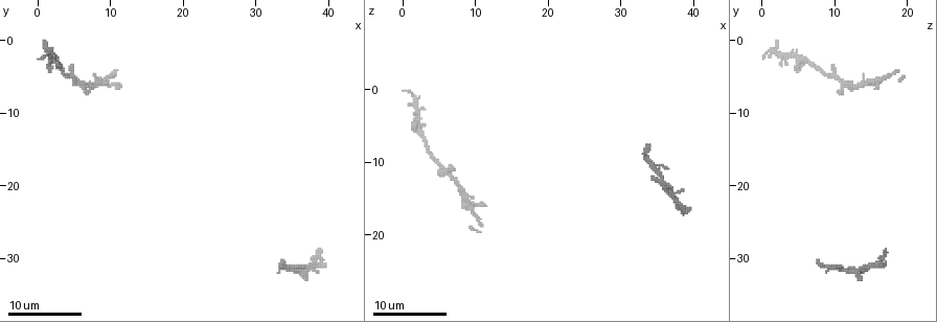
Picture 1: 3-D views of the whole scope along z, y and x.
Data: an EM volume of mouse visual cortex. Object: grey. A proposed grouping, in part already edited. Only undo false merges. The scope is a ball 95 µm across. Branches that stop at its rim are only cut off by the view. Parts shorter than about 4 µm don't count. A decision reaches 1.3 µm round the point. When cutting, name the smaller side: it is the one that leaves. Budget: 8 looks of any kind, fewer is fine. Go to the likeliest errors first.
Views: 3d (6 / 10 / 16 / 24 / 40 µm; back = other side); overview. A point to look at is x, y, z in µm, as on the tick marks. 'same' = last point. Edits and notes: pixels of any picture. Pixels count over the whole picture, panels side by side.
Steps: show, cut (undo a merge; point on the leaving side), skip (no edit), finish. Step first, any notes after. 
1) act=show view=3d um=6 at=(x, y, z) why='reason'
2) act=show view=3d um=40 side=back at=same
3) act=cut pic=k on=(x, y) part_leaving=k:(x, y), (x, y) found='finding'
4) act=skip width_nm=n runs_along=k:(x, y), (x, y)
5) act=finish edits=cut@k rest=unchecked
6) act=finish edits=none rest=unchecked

act=show view=3d um=16 at=(2.0, 1.5, 1.0) why='sudden change in width'

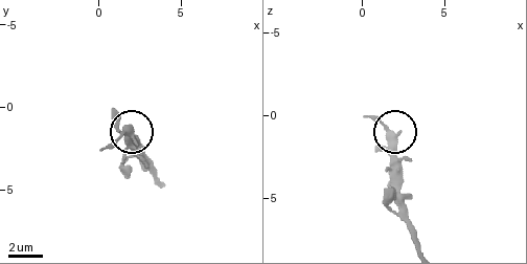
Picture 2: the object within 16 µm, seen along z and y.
act=skip width_nm=330 runs_along=2:(418, 244), (395, 184), (395, 138), (367, 117) found='one neuron here'

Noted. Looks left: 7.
act=show view=3d um=16 at=(8.5, 5.5, 14.5) why='sudden change in width'

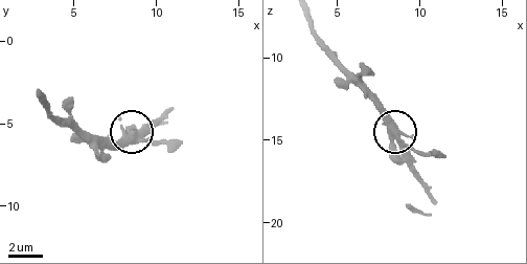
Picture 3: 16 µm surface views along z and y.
act=skip runs_along=3:(439, 152), (411, 148), (362, 90) found='all the same neuron'

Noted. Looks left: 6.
act=show view=3d um=10 at=(3.0, 3.5, 7.0) why='calibre changes'

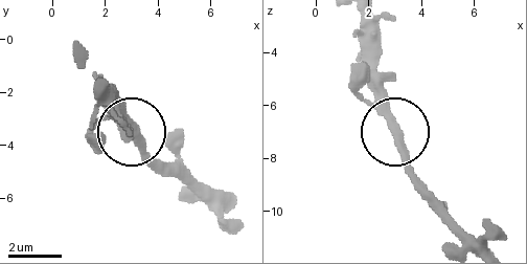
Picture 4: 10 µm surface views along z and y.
act=skip width_nm=340 found='all the same neuron'

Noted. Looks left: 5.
act=show view=3d um=6 at=(5.5, 6.0, 11.5) why='four-way junction'

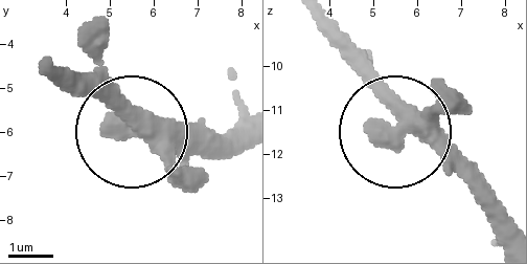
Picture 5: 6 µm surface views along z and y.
act=skip found='continuous, no second neuron'

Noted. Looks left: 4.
act=finish edits=none rest=unchecked

